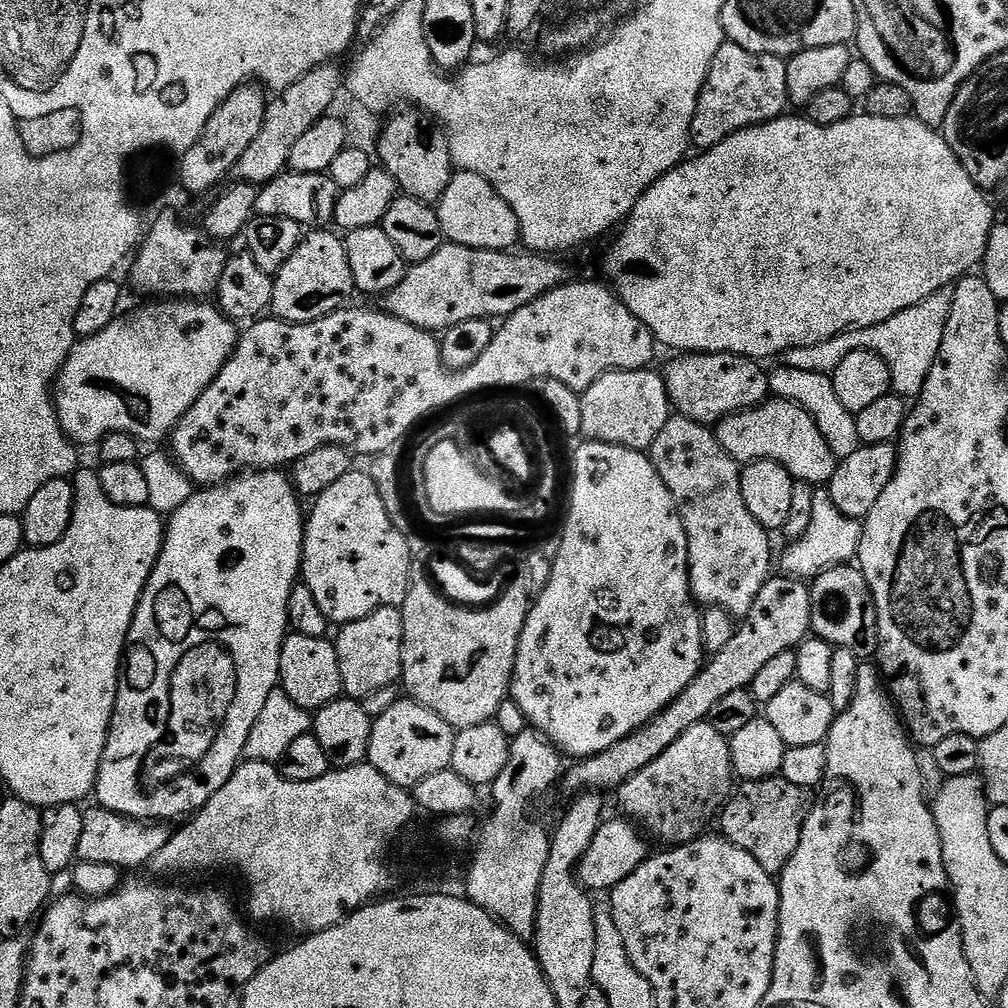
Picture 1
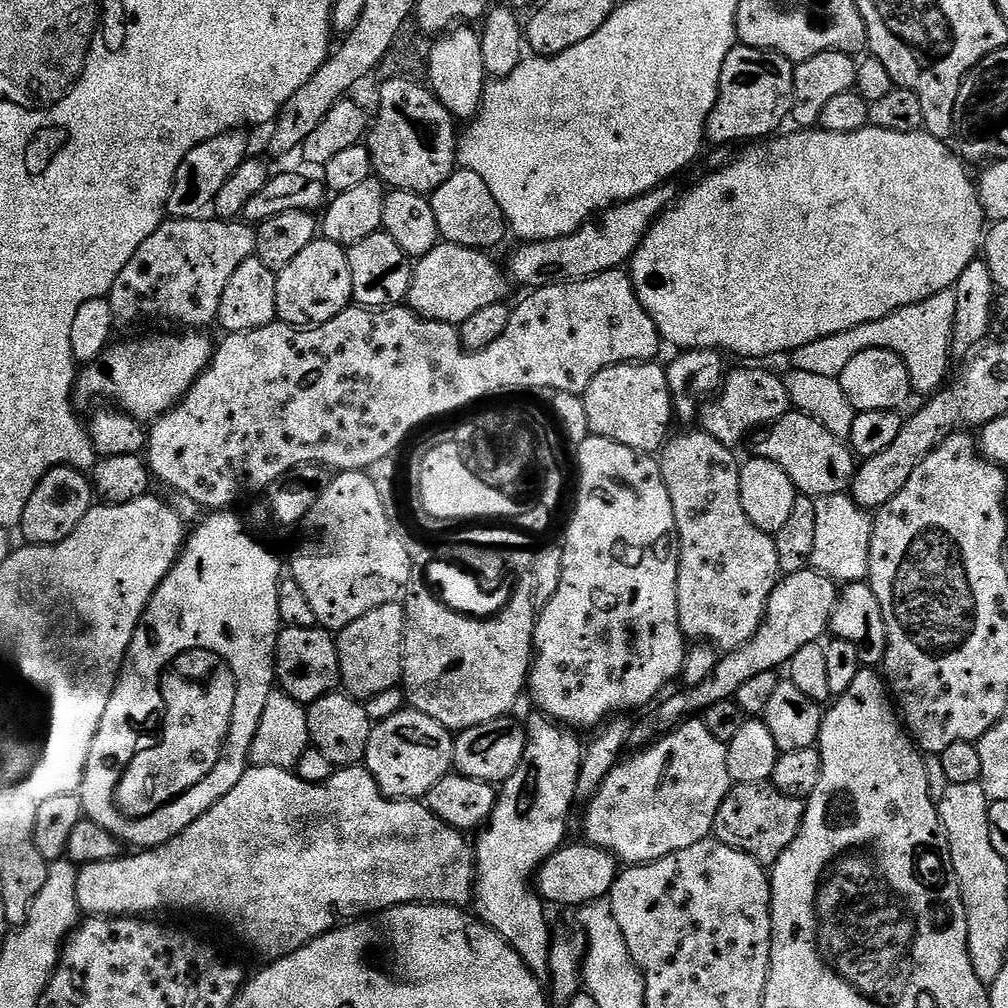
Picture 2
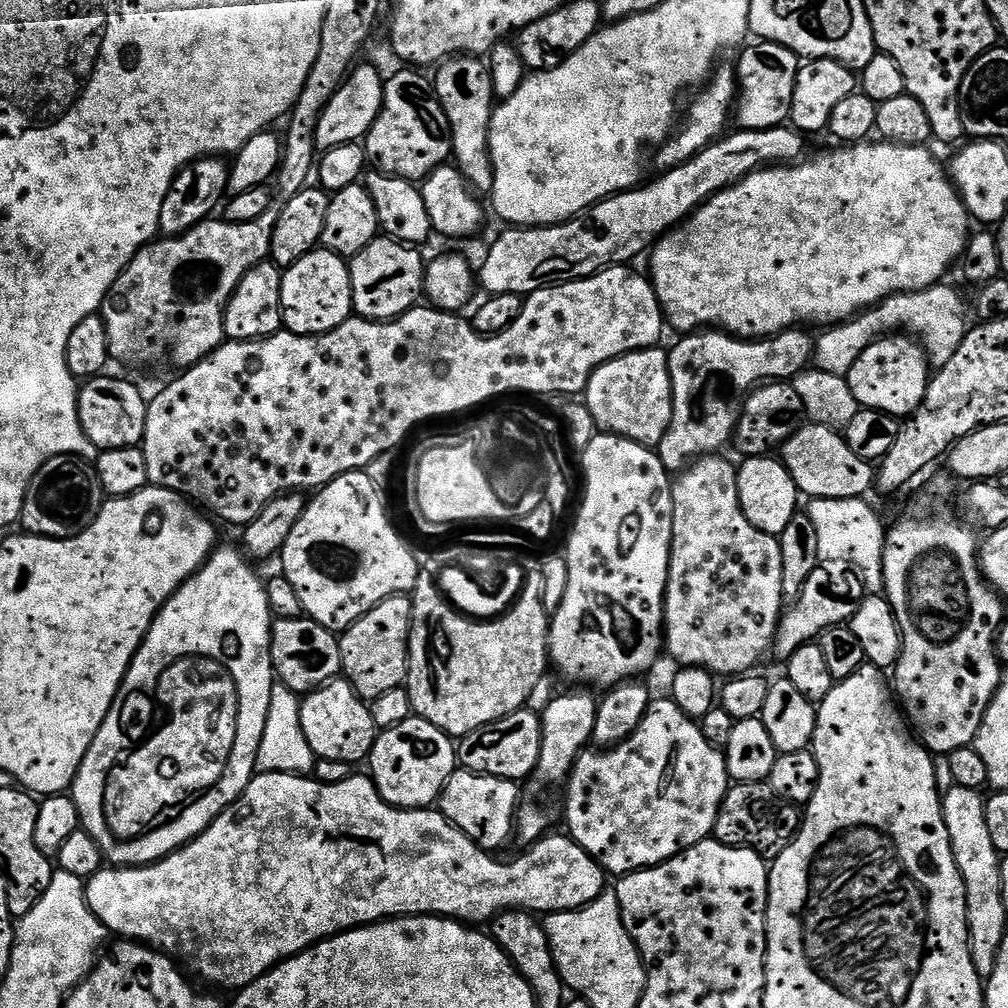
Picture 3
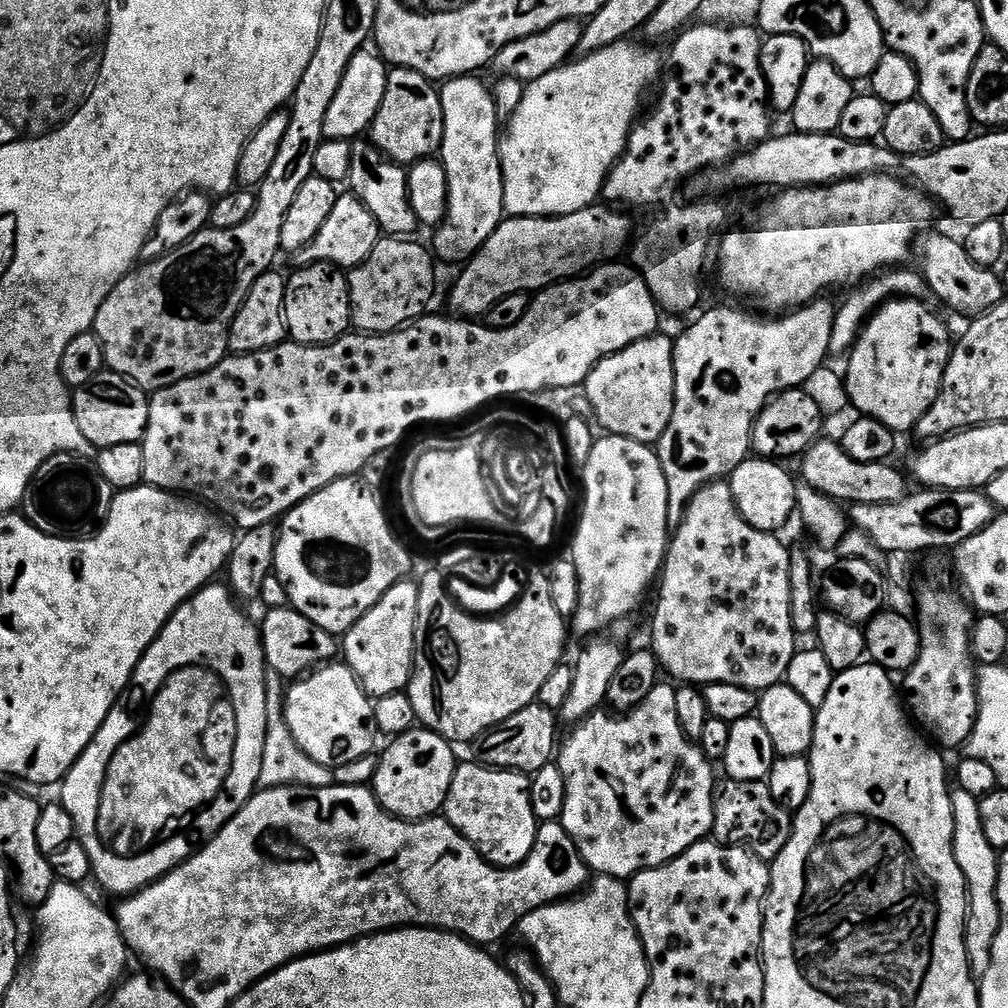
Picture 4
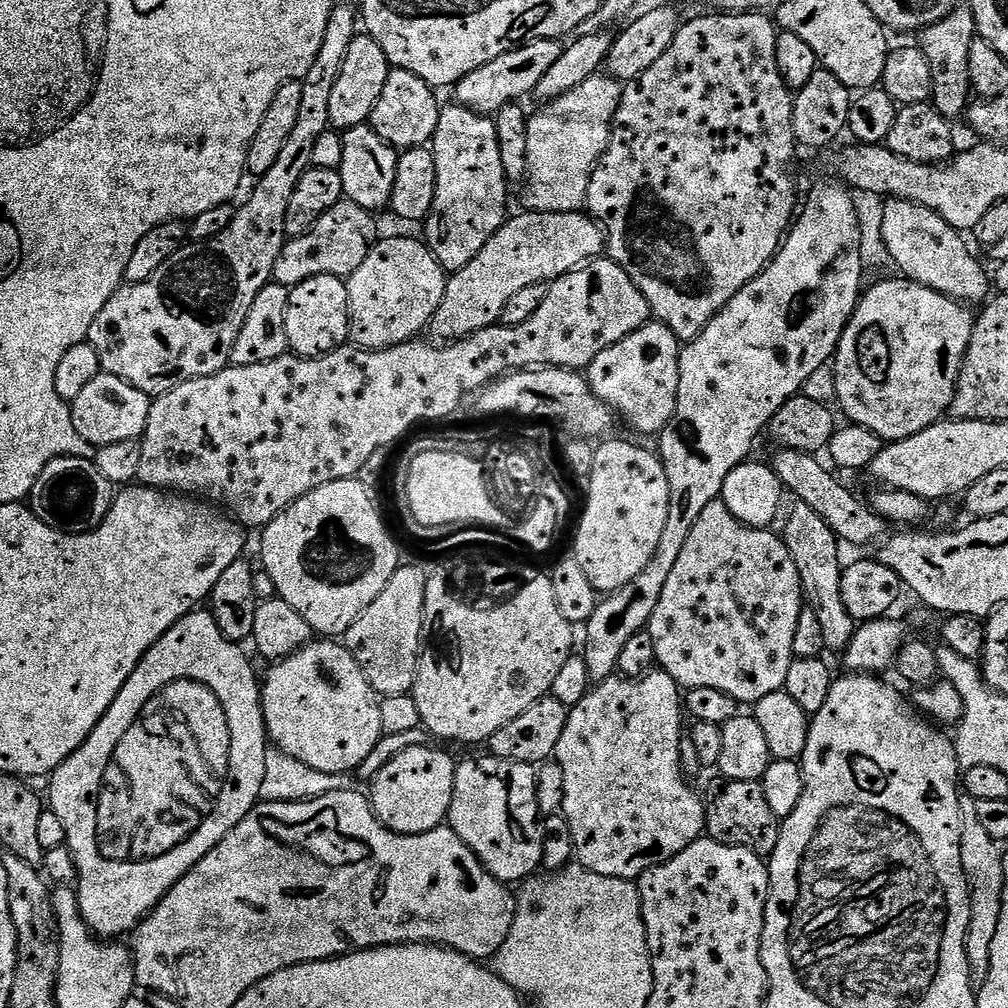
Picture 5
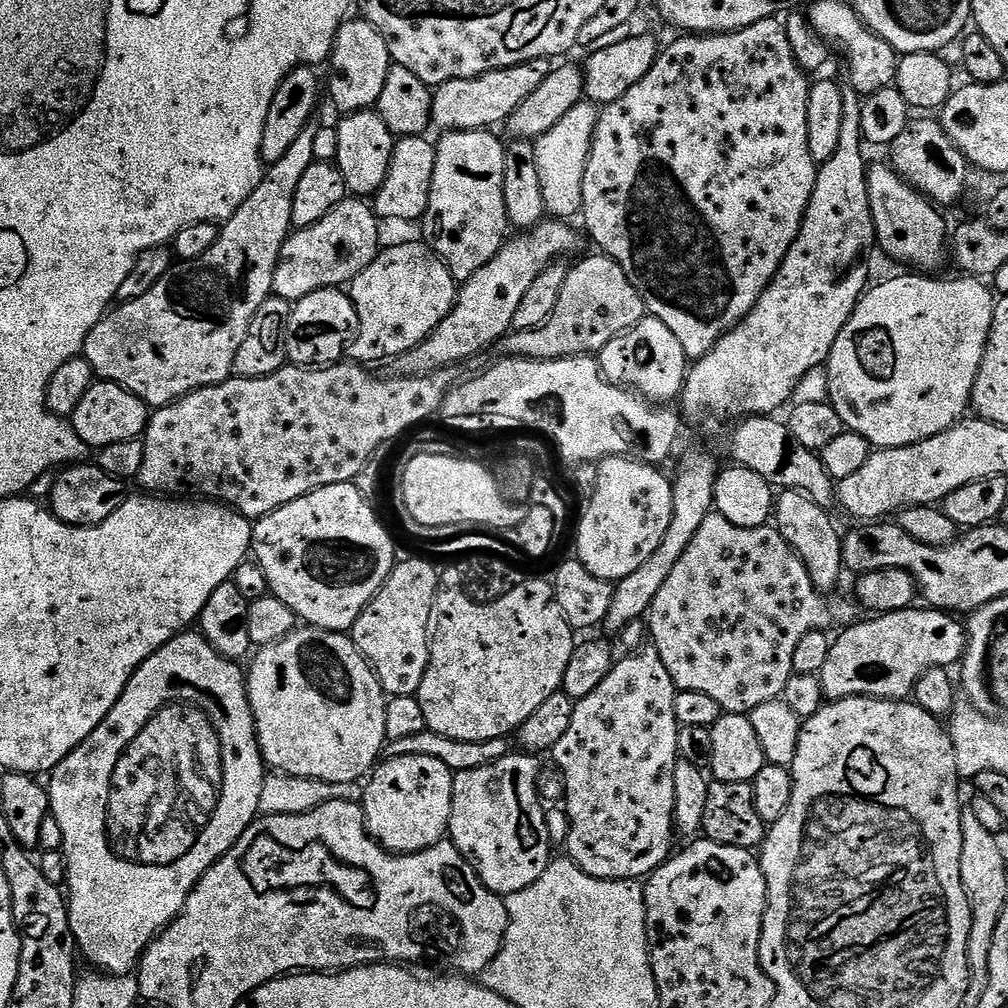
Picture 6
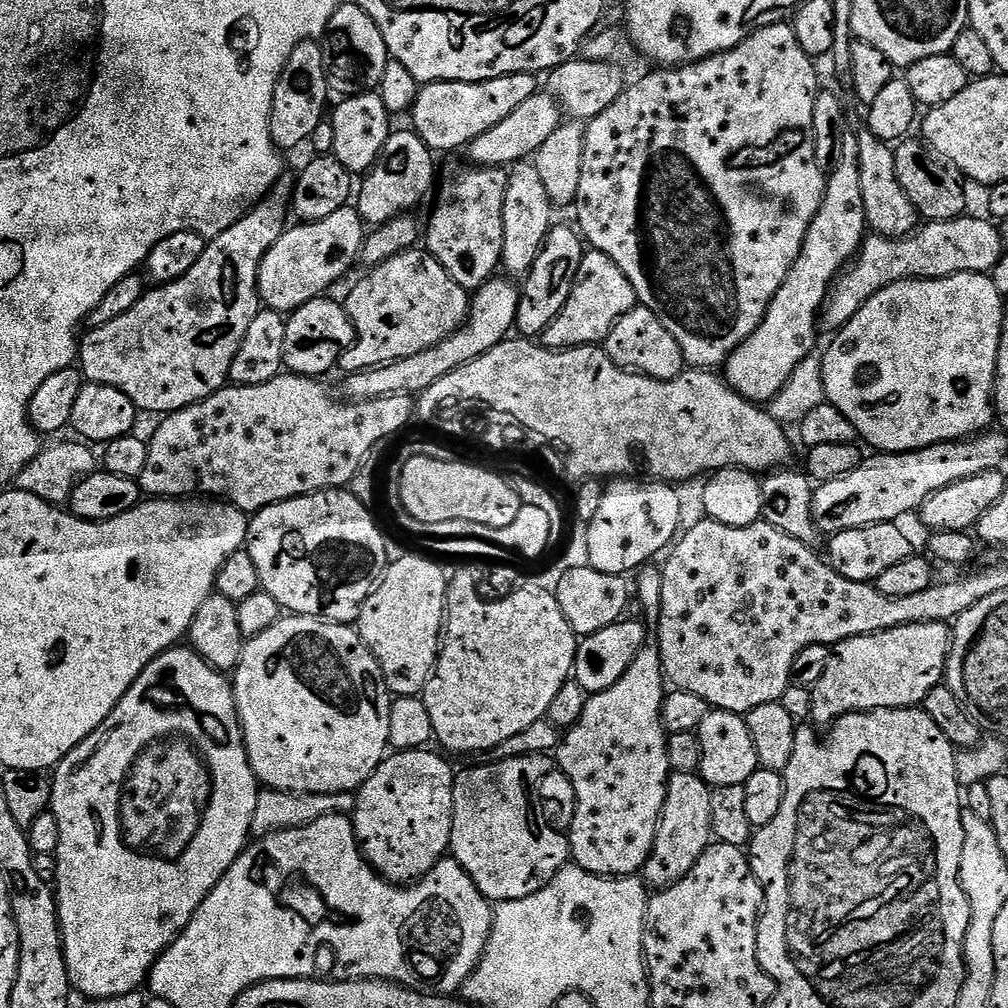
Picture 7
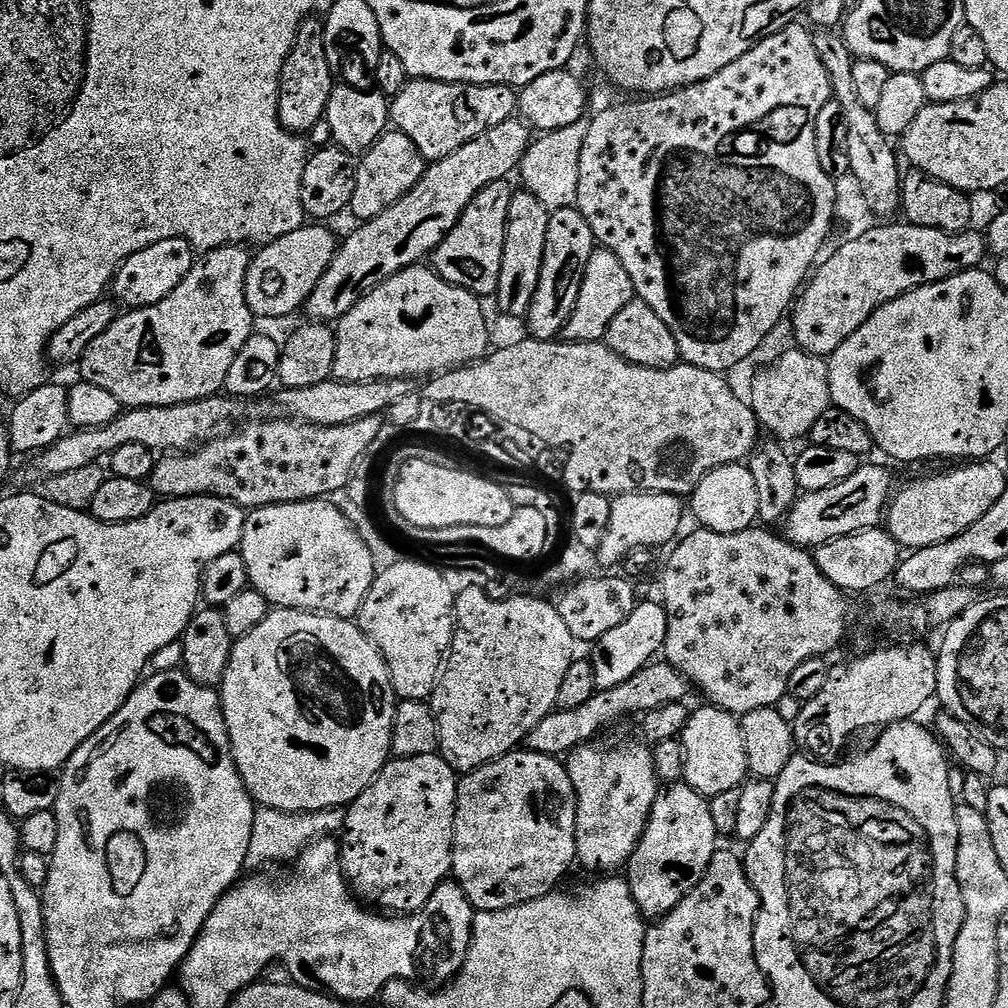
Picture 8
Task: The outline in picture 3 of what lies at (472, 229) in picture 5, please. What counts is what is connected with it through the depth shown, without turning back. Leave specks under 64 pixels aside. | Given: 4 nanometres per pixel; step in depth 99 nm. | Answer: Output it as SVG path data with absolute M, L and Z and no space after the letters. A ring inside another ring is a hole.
M461 54L443 61L435 72L436 97L452 131L455 167L459 168L465 180L477 193L491 193L492 160L488 157L488 135L494 111L494 93L488 65L483 59L471 54Z

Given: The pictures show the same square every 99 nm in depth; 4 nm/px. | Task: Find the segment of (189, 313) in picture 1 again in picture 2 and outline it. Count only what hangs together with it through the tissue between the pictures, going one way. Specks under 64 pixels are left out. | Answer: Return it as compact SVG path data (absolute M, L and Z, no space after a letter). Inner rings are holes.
M184 330L179 334L181 336L144 336L141 340L128 340L125 344L113 343L95 364L87 365L77 375L75 395L84 400L104 399L100 401L119 406L141 422L159 420L179 404L180 399L191 390L194 382L208 369L208 363L212 361L214 340L204 336L208 334L200 330Z

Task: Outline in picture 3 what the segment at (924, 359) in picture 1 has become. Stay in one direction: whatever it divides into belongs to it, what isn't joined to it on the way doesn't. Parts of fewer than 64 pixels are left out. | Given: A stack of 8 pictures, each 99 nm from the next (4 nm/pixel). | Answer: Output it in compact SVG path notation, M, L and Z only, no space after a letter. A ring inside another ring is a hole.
M948 282L935 284L932 288L918 290L917 292L898 292L894 296L886 297L881 304L875 304L872 308L866 308L859 316L842 324L829 327L814 340L812 360L818 370L826 370L826 374L838 374L847 377L848 371L858 362L858 358L865 352L875 340L883 340L885 336L893 334L911 334L918 341L924 353L928 356L929 365L933 369L946 366L958 346L962 346L964 336L968 332L970 321L964 317L964 300L948 285Z

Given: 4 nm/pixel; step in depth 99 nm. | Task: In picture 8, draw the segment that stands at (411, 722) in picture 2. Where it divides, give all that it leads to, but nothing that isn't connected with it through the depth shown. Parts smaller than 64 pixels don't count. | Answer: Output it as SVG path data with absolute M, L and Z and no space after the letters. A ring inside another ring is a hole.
M439 754L405 760L392 758L374 778L371 786L348 805L344 814L342 839L339 841L340 864L344 867L344 877L348 879L353 893L361 901L388 914L417 912L426 906L430 894L434 894L434 890L438 890L438 886L449 879L457 783L457 773Z

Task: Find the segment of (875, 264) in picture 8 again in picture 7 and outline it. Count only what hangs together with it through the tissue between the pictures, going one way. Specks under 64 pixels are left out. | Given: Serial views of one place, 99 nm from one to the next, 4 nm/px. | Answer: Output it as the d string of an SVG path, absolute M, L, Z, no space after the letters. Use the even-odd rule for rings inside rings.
M972 215L928 222L903 238L869 235L856 253L855 260L851 261L850 267L828 293L822 312L823 323L828 323L832 330L843 328L850 318L854 318L854 314L858 314L864 303L874 298L878 290L899 280L941 280L963 272L991 273L993 266L1005 255L1004 240L996 229L999 227L991 219Z

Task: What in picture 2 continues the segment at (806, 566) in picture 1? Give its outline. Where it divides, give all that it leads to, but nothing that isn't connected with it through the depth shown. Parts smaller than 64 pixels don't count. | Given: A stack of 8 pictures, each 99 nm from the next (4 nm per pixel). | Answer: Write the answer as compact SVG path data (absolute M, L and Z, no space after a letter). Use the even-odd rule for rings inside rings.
M847 493L819 496L815 501L817 529L809 565L839 583L863 583L869 572L873 515L867 509L858 507Z

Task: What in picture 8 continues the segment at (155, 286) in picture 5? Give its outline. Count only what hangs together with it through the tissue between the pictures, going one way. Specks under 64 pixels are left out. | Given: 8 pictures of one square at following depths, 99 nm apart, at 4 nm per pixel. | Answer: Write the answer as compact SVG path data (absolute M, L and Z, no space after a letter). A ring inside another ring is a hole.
M239 244L203 253L190 274L162 302L117 315L114 323L90 342L78 365L79 375L94 386L102 386L102 390L110 390L125 409L178 406L217 395L226 374L230 374L230 366L234 366L234 358L254 334L254 317L246 302L246 274L252 257L253 253Z

